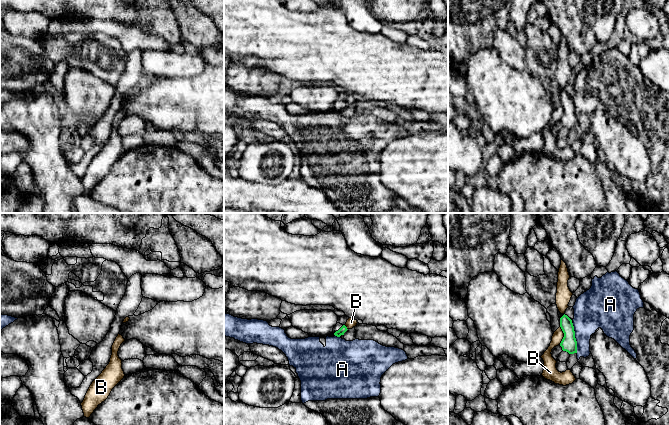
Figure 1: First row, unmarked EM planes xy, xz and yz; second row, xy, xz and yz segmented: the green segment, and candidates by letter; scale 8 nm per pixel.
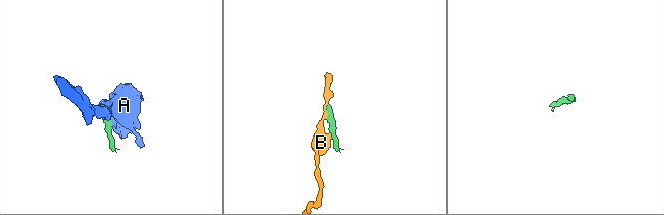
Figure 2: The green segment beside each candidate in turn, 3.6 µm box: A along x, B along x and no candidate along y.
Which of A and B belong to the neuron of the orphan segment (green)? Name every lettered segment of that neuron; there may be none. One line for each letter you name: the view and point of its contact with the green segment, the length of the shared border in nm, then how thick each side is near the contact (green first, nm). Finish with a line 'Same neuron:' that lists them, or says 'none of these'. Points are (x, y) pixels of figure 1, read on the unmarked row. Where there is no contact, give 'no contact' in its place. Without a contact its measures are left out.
Same neuron: none of these

